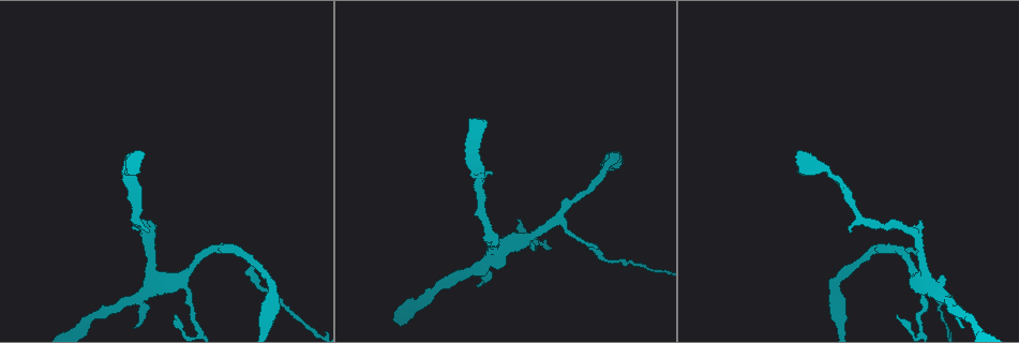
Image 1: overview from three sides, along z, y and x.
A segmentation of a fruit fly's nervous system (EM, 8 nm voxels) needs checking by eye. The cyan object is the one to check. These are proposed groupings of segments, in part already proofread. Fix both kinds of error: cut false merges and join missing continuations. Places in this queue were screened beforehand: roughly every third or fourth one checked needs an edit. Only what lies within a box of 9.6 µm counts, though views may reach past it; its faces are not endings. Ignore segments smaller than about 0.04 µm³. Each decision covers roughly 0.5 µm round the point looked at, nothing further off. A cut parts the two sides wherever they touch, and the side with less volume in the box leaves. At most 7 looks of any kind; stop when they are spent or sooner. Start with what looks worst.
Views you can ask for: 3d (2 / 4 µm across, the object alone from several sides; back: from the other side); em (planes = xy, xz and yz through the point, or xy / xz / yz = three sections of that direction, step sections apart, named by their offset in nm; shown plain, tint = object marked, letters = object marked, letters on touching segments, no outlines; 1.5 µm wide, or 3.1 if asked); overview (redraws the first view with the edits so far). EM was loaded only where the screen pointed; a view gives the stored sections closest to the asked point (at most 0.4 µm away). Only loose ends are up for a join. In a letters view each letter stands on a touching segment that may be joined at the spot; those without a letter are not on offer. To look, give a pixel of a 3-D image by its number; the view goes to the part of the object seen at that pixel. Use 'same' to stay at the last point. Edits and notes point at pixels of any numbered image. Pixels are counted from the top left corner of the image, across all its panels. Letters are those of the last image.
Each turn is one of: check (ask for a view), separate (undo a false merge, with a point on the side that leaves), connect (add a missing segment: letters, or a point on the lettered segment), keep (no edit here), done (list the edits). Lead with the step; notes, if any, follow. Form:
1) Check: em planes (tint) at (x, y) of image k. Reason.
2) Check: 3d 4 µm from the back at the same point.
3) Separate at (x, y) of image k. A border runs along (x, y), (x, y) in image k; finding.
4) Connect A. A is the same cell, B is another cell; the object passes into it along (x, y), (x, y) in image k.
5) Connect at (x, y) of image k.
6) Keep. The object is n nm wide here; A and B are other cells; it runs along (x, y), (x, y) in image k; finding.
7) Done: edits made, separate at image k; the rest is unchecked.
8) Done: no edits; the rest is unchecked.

Check: em yz step 8 (letters) at (850, 232) of image 1. Branch stops here.

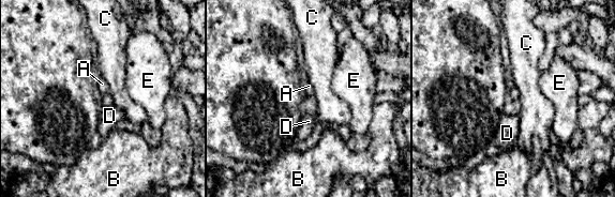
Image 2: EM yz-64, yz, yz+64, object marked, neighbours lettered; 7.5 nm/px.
Check: em planes (letters) at the same point.

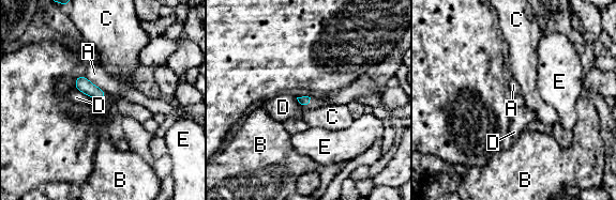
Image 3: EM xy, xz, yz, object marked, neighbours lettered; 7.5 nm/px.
Keep. The longest contact is with A, 220 nm; A, B, C, D and E are other cells; a border runs along (74, 87), (91, 97) in image 3; none of them fits.

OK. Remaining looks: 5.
Check: 3d 4 µm from the back at (557, 223) of image 1. Thick turns thin.

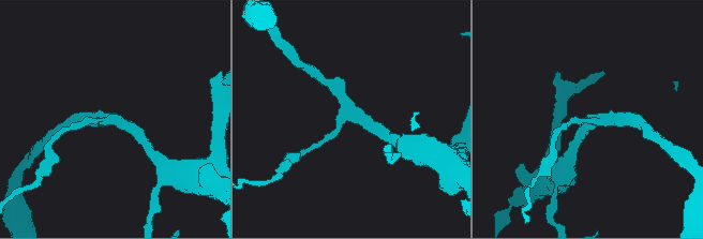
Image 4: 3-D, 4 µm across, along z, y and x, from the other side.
Check: em yz step 8 (tint) at (355, 117) of image 4. 3 arms meet here.

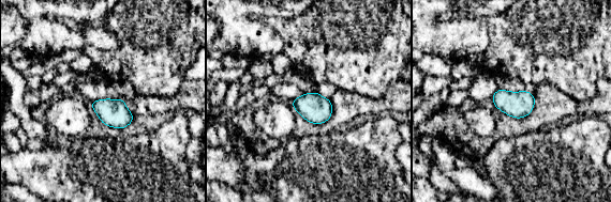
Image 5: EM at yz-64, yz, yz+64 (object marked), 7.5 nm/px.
Check: em planes (letters) at the same point. Cut it another way.

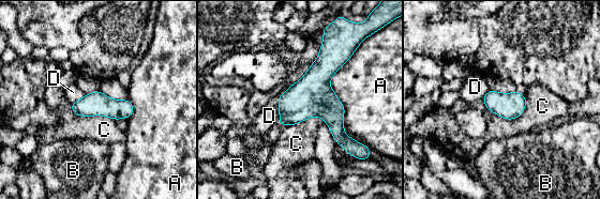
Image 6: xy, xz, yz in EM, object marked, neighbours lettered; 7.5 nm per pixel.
Keep. The longest contact is with A, 700 nm; A, B, C and D are other cells; a border runs along (481, 100), (506, 119), (526, 107) in image 6; all the same cell.

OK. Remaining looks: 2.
Done: no edits; the rest is unchecked.

